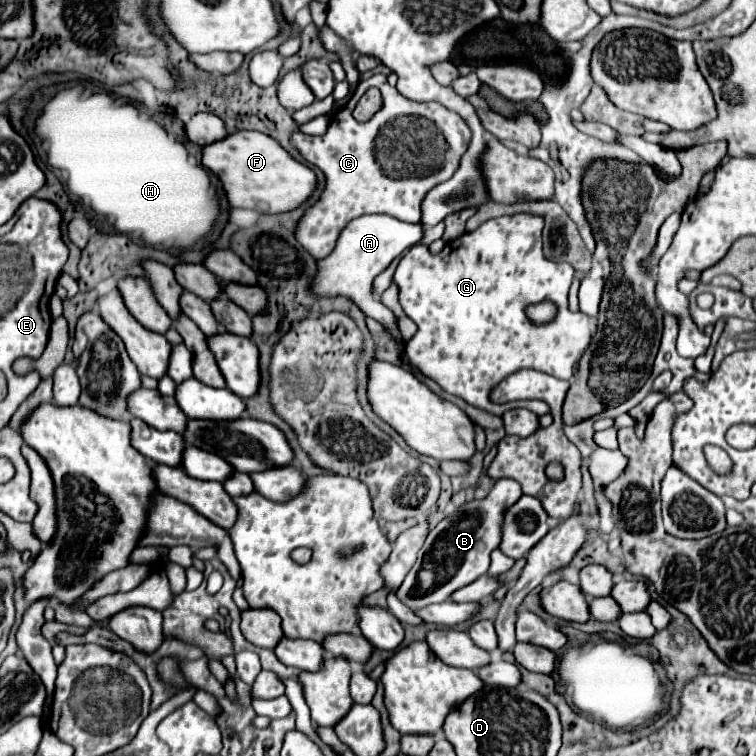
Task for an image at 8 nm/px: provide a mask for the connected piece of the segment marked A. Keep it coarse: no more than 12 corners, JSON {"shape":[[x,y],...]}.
{"shape":[[392,215],[348,223],[318,261],[318,295],[346,295],[402,341],[372,279],[424,237]]}

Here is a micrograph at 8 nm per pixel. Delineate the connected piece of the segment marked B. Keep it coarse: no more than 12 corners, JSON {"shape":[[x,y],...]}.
{"shape":[[498,479],[426,537],[396,597],[448,601],[490,567],[502,511],[522,487]]}

